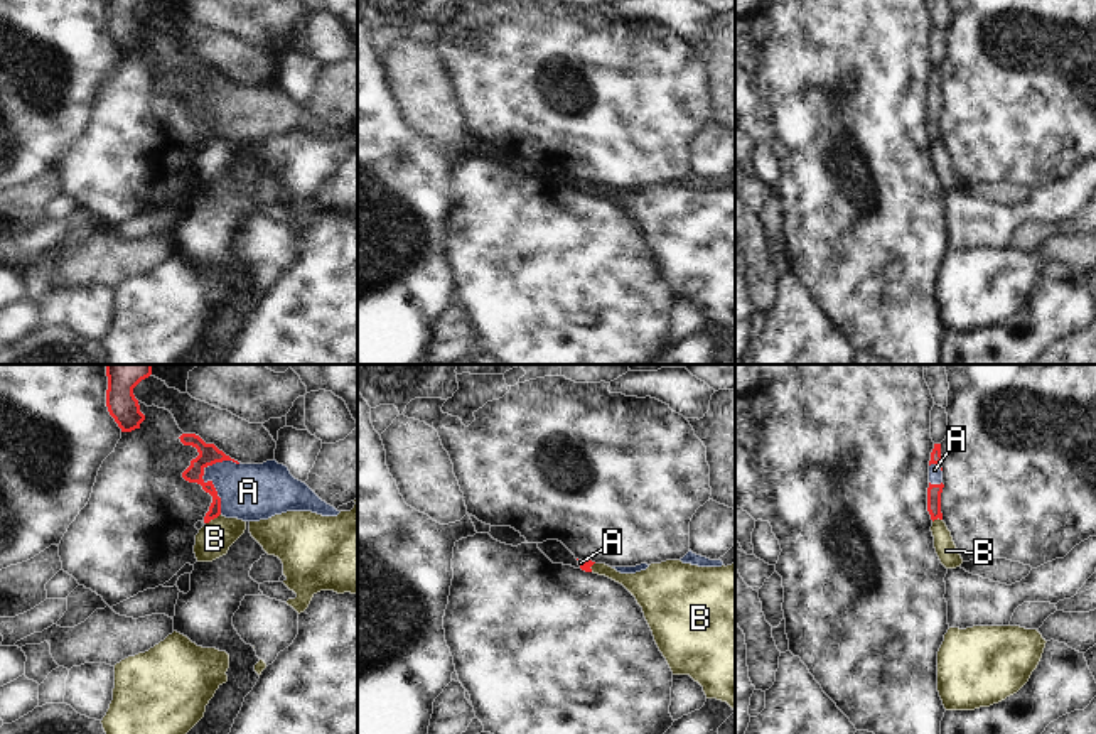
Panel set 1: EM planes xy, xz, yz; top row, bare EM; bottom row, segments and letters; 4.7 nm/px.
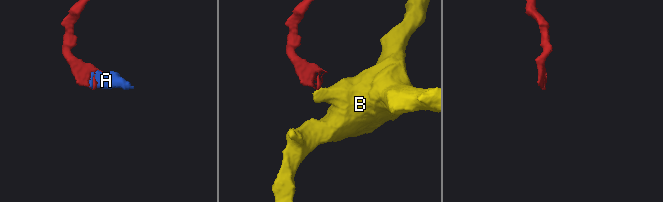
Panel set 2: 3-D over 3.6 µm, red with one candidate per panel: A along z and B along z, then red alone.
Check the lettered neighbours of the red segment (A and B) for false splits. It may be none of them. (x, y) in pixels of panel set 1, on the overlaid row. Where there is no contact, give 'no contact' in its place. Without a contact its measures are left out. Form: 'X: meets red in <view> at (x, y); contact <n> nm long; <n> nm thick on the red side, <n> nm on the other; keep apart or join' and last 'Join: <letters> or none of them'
A: meets red in xy at (216, 495); contact 190 nm long; 100 nm thick on the red side, 280 nm on the other; join
B: meets red in xy at (213, 518); contact 90 nm long; 90 nm thick on the red side, 160 nm on the other; keep apart
Join: A

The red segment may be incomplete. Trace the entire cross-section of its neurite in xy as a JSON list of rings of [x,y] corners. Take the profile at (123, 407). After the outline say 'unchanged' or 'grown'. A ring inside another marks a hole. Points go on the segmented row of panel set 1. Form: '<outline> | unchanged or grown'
[[[106,364],[106,407],[121,432],[140,429],[145,420],[133,388],[150,375],[152,364]]] | unchanged

